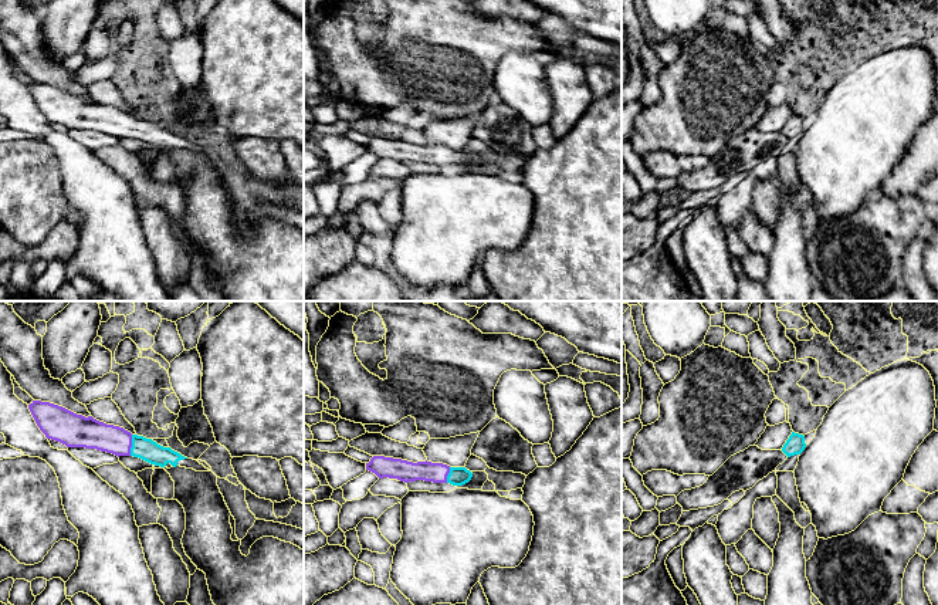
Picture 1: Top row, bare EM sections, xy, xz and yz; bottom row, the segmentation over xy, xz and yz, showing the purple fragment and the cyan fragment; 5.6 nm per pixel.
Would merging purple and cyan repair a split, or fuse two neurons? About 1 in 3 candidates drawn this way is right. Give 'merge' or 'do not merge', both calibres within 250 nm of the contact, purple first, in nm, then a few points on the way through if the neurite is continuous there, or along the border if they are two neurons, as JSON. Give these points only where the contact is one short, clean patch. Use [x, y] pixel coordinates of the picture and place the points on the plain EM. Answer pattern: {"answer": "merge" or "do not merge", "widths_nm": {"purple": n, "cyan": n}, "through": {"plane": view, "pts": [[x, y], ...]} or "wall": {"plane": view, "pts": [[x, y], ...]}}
{"answer": "merge", "widths_nm": {"purple": 170, "cyan": 120}, "through": {"plane": "xy", "pts": [[90, 115], [131, 127], [146, 131]]}}

